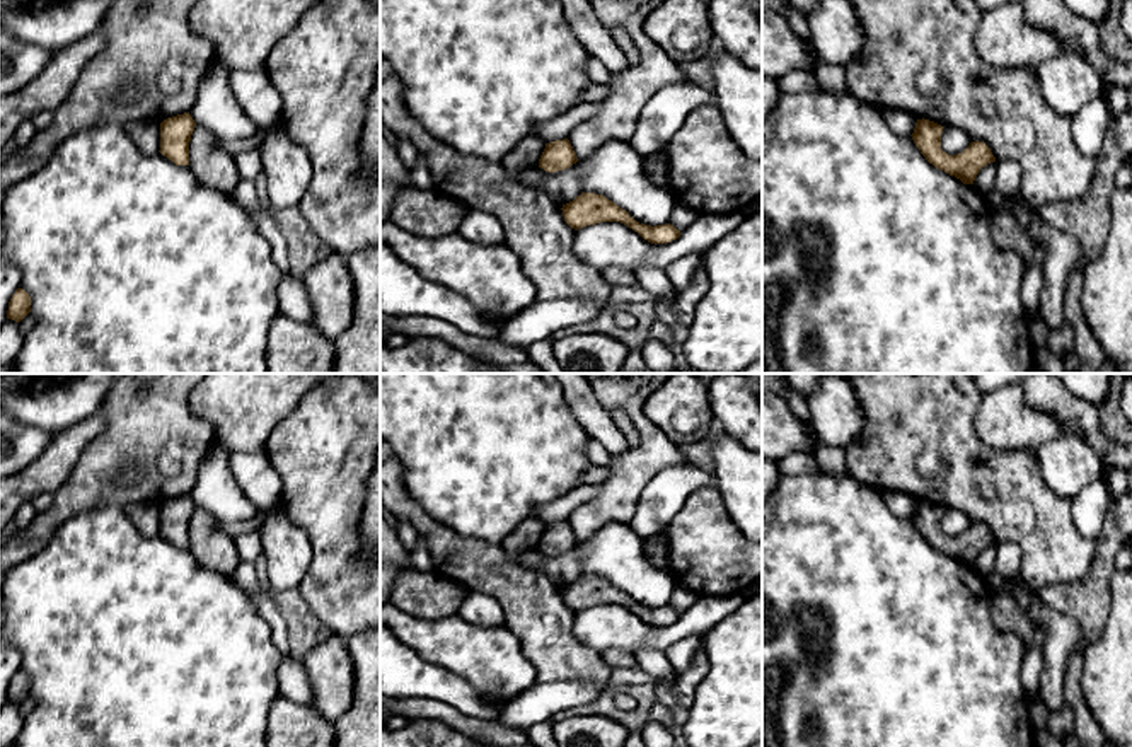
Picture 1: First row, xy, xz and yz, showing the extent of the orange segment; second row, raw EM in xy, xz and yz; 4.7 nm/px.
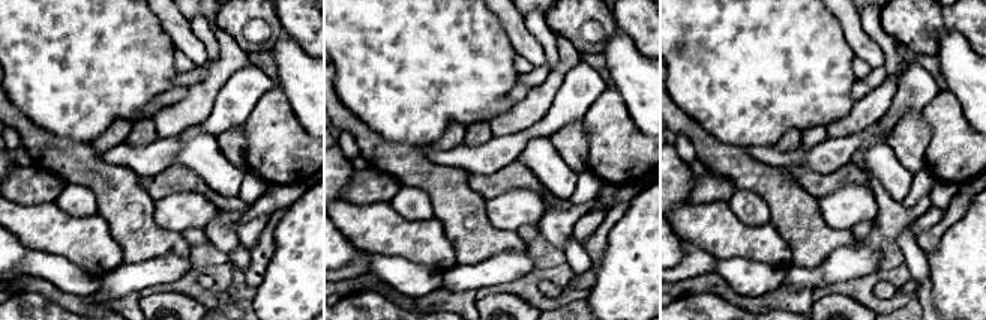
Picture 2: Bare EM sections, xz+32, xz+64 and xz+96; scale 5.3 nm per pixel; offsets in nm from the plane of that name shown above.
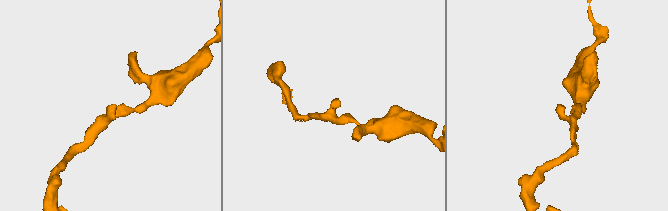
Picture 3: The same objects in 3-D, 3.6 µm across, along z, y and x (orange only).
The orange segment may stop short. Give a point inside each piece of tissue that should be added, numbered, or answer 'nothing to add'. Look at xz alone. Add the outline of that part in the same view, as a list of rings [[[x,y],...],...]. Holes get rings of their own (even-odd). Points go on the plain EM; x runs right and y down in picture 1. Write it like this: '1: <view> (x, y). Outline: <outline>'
nothing to add

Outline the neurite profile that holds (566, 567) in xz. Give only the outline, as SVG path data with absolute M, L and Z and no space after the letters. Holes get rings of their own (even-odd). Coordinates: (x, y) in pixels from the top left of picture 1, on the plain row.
M580 542L569 551L546 554L539 547L520 554L525 568L537 568L547 573L557 585L566 587L583 575L583 549Z

